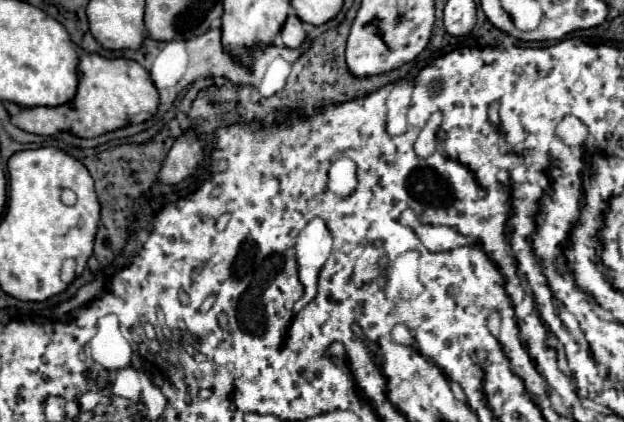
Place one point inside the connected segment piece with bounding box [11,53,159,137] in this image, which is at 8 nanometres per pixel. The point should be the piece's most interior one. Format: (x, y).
(111, 93)

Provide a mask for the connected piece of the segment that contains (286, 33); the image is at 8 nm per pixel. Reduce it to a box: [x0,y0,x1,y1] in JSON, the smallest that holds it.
[275,13,305,49]

